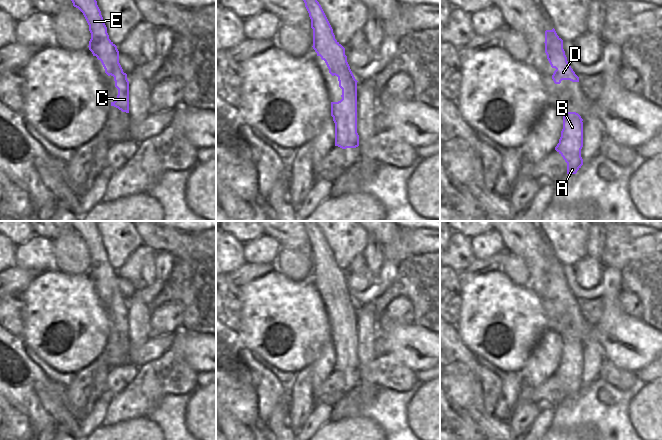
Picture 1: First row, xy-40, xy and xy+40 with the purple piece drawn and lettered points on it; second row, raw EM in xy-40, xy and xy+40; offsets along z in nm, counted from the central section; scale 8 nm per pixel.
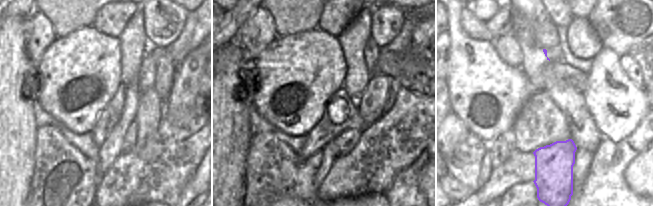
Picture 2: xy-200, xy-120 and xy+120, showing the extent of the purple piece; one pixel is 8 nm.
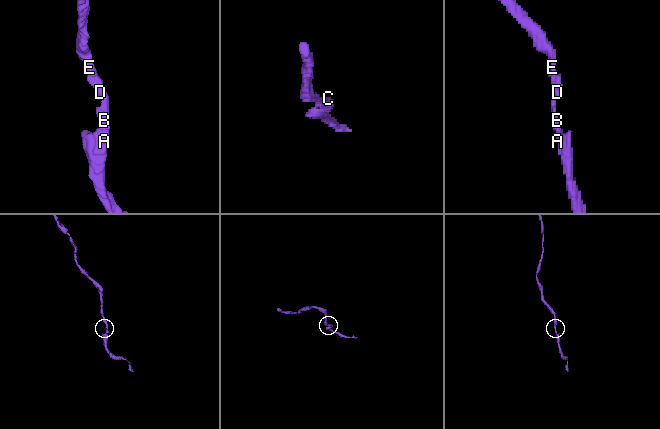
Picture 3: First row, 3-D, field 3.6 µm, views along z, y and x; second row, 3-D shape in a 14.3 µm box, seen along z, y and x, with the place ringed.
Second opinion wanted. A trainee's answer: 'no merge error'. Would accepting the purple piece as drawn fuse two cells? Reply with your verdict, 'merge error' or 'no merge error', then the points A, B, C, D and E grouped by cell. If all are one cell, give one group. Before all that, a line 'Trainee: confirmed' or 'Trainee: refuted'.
Trainee: confirmed
no merge error | A B C D E

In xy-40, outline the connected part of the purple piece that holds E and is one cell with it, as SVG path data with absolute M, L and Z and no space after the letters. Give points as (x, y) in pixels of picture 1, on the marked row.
M71 0L73 6L84 15L91 33L89 50L93 56L101 61L105 73L113 76L115 87L118 89L117 99L111 102L122 112L129 113L129 81L127 74L119 63L119 51L117 46L109 39L107 27L103 21L101 11L96 0Z

